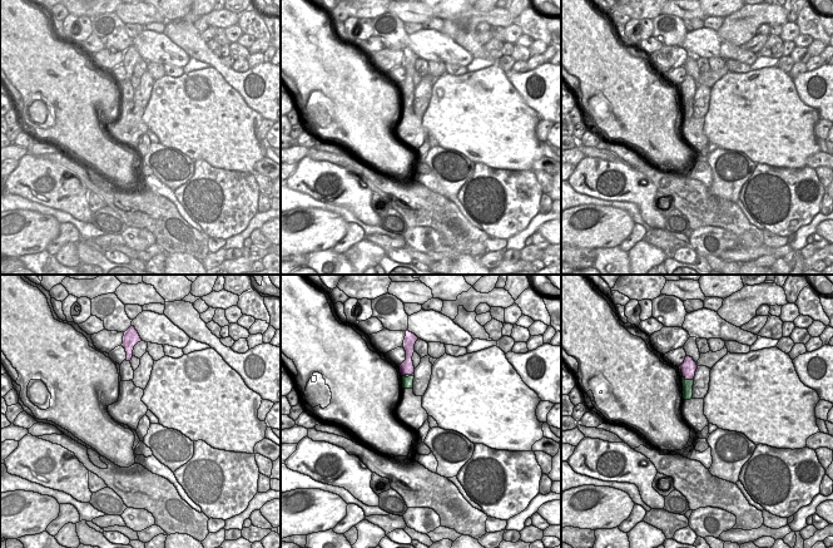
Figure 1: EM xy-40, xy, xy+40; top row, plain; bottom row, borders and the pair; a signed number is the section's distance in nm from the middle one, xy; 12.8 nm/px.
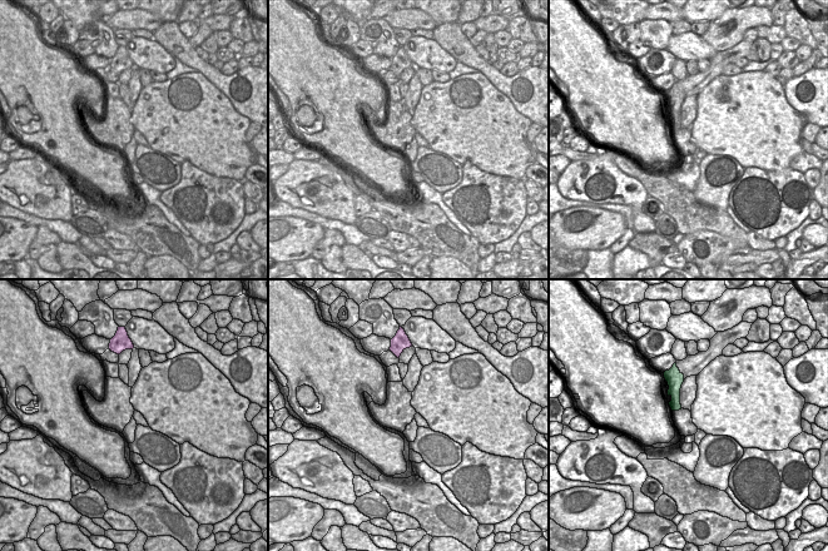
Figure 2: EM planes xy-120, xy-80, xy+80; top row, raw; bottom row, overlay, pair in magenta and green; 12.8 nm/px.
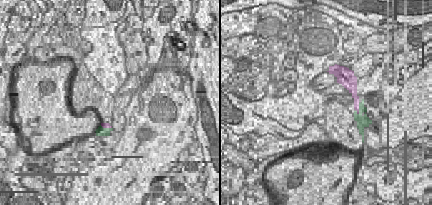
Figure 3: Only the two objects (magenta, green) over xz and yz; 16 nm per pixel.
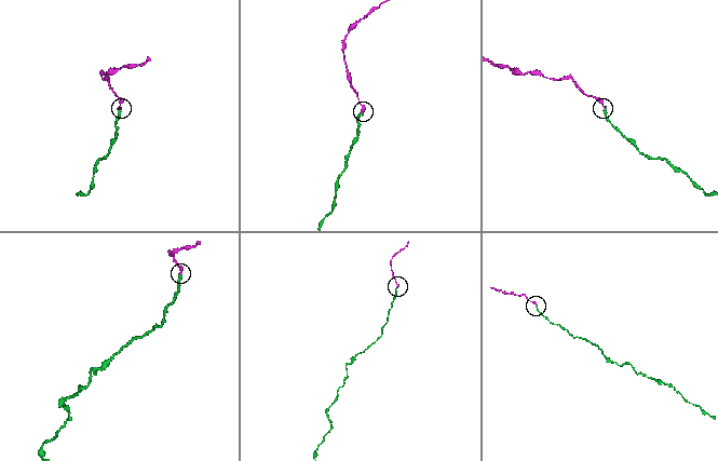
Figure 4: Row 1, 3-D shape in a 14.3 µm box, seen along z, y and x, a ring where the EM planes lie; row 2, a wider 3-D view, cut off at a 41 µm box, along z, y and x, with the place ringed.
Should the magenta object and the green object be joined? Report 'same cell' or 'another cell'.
same cell

